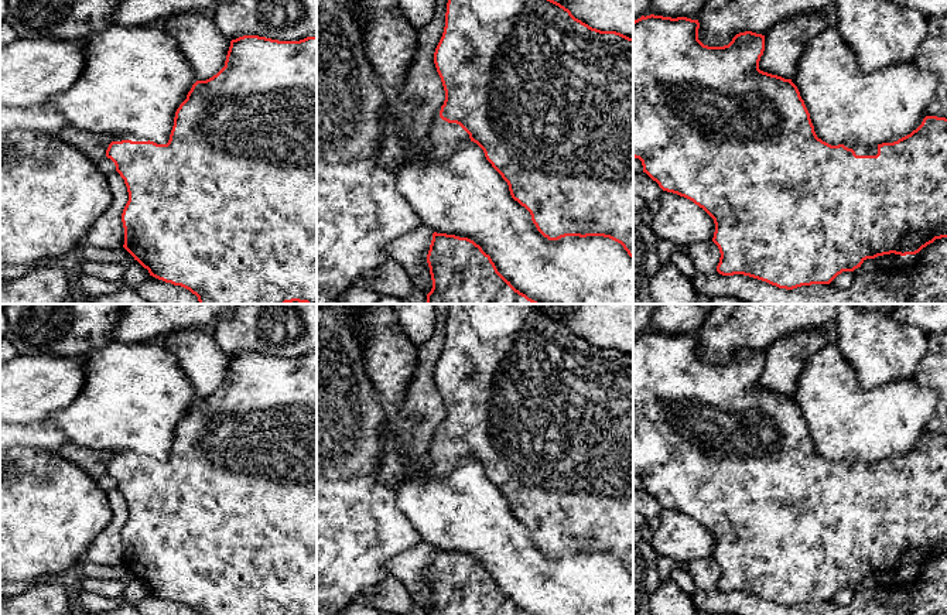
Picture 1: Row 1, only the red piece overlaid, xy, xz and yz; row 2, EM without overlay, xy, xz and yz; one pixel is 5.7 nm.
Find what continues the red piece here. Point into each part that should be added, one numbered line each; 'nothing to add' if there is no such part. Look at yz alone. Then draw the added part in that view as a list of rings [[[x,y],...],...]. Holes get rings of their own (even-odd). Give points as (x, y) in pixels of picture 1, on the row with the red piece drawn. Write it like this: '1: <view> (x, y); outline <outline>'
1: yz (860, 150); outline [[[844,144],[848,148],[852,148],[857,156],[876,156],[878,154],[878,146],[865,147],[861,144]]]

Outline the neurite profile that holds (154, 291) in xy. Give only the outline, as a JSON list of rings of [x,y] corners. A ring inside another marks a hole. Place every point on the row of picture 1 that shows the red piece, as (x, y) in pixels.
[[[153,276],[139,284],[136,291],[148,304],[199,304],[198,297],[189,290]]]

